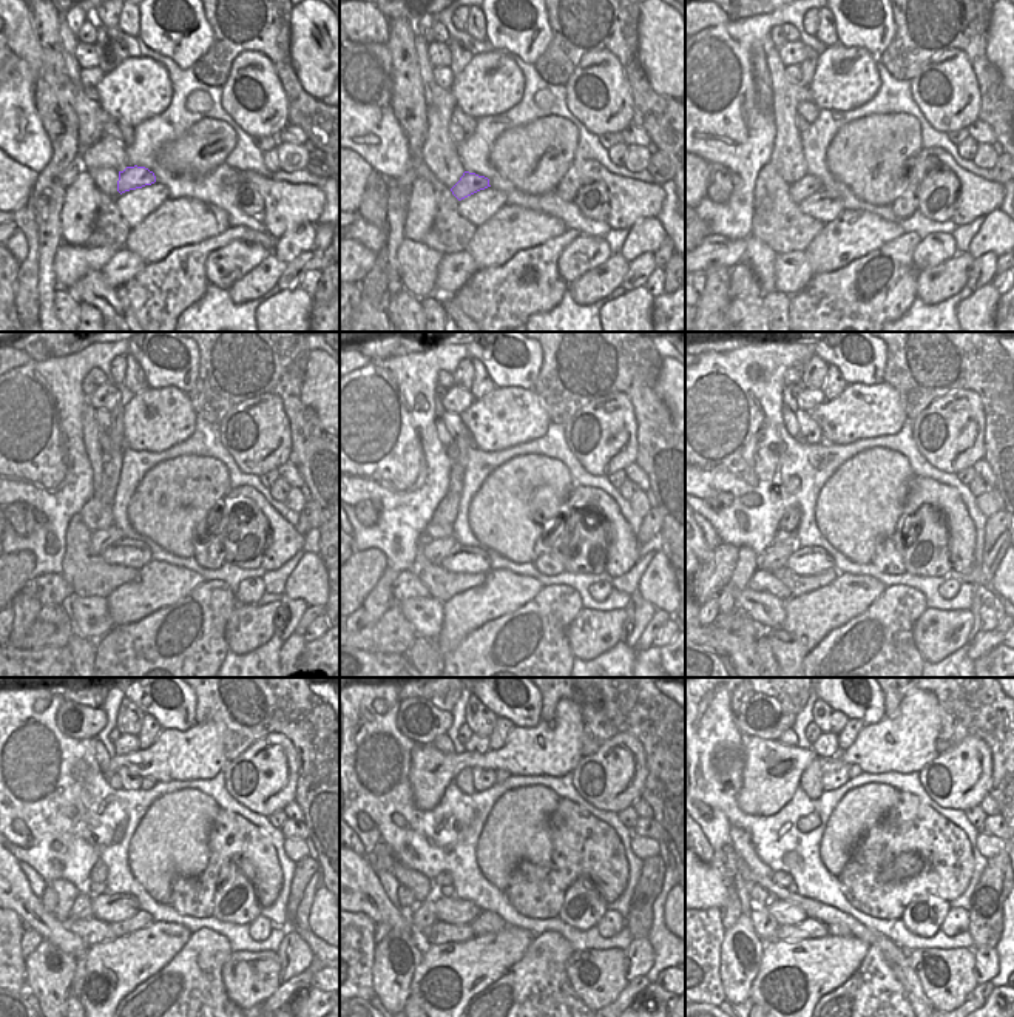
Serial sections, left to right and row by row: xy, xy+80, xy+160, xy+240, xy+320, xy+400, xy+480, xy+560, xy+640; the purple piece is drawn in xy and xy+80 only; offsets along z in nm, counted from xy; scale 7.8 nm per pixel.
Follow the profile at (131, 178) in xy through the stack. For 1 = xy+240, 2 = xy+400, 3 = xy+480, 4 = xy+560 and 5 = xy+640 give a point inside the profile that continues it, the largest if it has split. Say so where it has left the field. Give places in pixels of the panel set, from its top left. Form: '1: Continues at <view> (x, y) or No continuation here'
1: Continues at xy+240 (102, 539)
2: Continues at xy+400 (775, 556)
3: Continues at xy+480 (82, 908)
4: Continues at xy+560 (422, 917)
5: Continues at xy+640 (766, 926).

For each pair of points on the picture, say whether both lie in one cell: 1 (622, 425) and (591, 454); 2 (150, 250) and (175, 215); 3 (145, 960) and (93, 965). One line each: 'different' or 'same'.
1: same
2: same
3: same

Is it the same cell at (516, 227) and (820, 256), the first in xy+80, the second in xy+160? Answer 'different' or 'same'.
same

